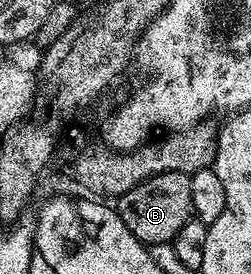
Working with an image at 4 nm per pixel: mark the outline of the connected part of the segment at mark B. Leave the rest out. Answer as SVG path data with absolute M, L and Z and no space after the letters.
M163 172L143 180L135 188L131 188L116 199L117 215L127 224L127 228L146 246L172 243L174 236L193 218L191 204L191 180L188 174L179 172Z

